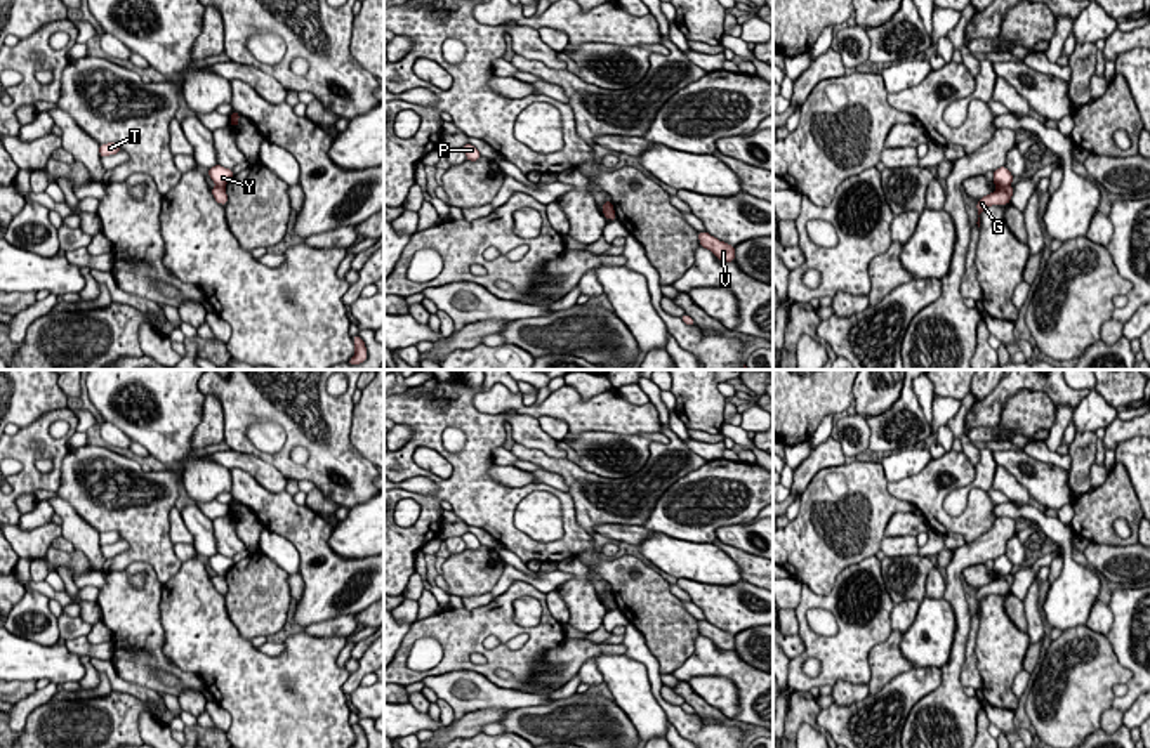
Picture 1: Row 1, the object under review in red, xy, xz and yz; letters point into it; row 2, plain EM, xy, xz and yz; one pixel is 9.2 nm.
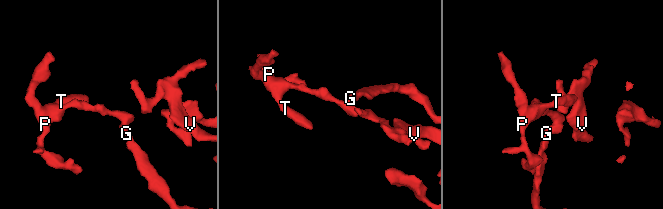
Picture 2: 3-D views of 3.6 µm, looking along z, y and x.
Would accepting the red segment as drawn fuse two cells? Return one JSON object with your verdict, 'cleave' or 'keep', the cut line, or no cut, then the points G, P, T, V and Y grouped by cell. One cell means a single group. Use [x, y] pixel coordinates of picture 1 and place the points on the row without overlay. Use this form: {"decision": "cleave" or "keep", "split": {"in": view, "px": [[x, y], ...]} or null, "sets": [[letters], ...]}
{"decision": "cleave", "split": {"in": "yz", "px": [[1010, 573], [997, 577]]}, "sets": [["G", "V"], ["P", "T", "Y"]]}

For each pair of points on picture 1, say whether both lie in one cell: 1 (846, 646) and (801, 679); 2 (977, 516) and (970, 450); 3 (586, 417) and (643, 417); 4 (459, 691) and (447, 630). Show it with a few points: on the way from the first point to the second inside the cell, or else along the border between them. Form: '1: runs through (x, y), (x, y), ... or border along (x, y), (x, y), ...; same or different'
1: runs through (841, 658), (819, 681), (813, 681); same
2: border along (961, 452), (973, 465); different
3: runs through (600, 417), (629, 417); same
4: border along (487, 677), (450, 670), (422, 681); different

